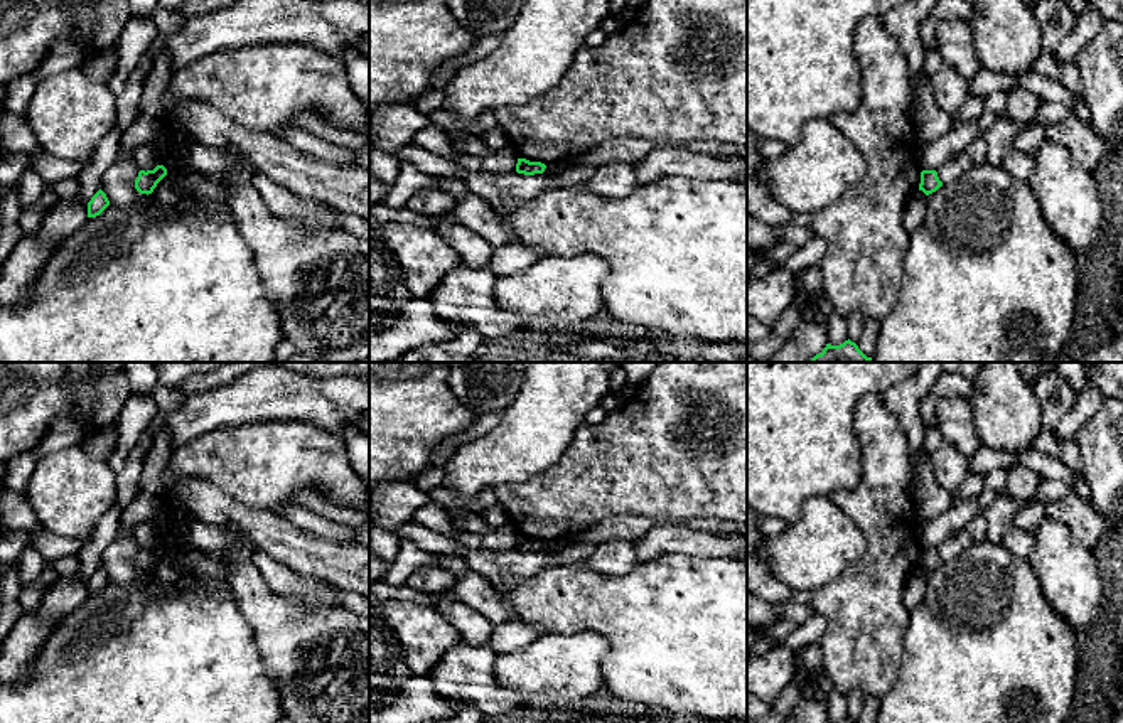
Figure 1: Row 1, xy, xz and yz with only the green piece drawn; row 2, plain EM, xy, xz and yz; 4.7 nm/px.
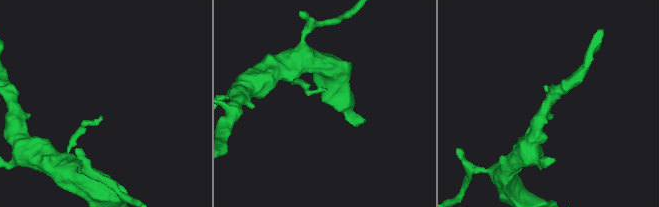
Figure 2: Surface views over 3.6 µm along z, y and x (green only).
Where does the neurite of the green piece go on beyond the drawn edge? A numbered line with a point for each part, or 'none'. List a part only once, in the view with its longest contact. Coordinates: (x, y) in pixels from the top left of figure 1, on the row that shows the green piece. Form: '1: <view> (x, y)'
none

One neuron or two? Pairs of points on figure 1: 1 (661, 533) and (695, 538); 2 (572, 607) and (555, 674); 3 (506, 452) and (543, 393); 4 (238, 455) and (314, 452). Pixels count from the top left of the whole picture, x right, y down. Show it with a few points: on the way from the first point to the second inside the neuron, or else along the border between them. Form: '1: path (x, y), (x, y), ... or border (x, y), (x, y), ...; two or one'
1: path (670, 538), (687, 538); one
2: border (604, 636), (580, 631), (540, 637); two
3: path (521, 437), (543, 415), (543, 408); one
4: path (257, 455), (295, 455); one

